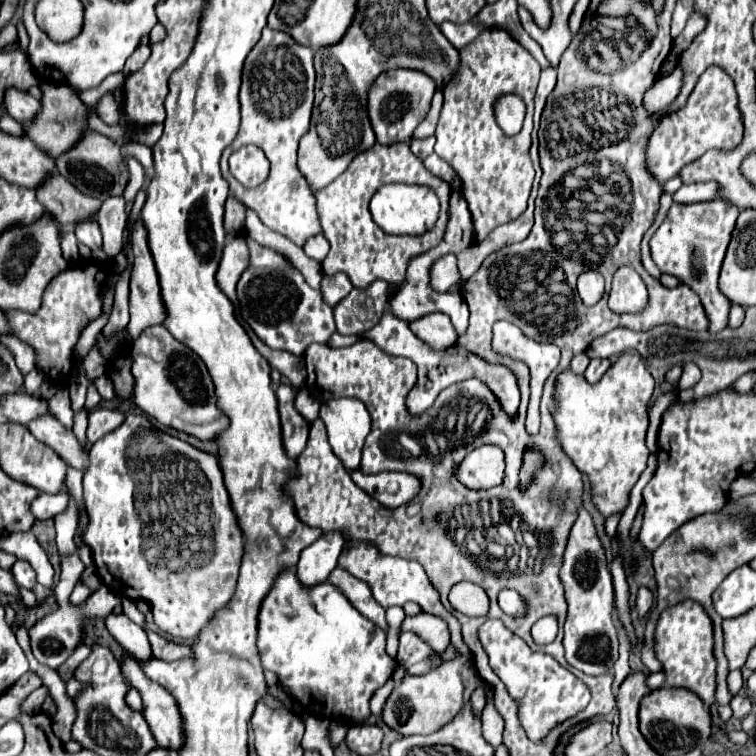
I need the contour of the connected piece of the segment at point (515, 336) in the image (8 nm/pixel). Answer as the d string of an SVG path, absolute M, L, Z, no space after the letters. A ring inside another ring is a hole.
M498 321L493 326L493 338L492 338L493 350L500 355L508 355L512 359L518 359L522 363L528 365L530 369L530 403L528 403L528 417L526 417L526 431L530 431L532 435L538 433L538 427L540 427L540 397L542 397L542 385L546 381L546 377L556 369L558 361L560 361L560 349L556 345L550 345L550 343L538 343L530 337L526 337L524 333L520 333L520 329L516 325L508 321Z

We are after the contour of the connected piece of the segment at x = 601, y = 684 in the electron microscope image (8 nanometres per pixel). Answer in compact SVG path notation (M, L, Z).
M604 673L598 677L592 675L576 675L592 693L588 709L584 709L584 719L578 719L578 723L594 719L594 717L604 717L612 713L614 709L614 695L612 695L612 673Z

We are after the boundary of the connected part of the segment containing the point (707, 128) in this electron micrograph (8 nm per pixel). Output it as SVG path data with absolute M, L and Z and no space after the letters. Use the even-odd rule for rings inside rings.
M720 67L706 69L694 91L690 93L686 105L678 111L664 115L646 143L646 171L654 181L664 183L678 175L678 171L704 155L708 149L732 149L742 139L742 121L736 109L738 97L734 91L734 81Z

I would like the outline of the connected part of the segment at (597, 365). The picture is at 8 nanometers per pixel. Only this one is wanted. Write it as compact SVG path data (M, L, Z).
M590 359L590 365L588 365L584 377L586 377L590 383L596 383L596 381L606 373L608 367L610 367L610 359Z

